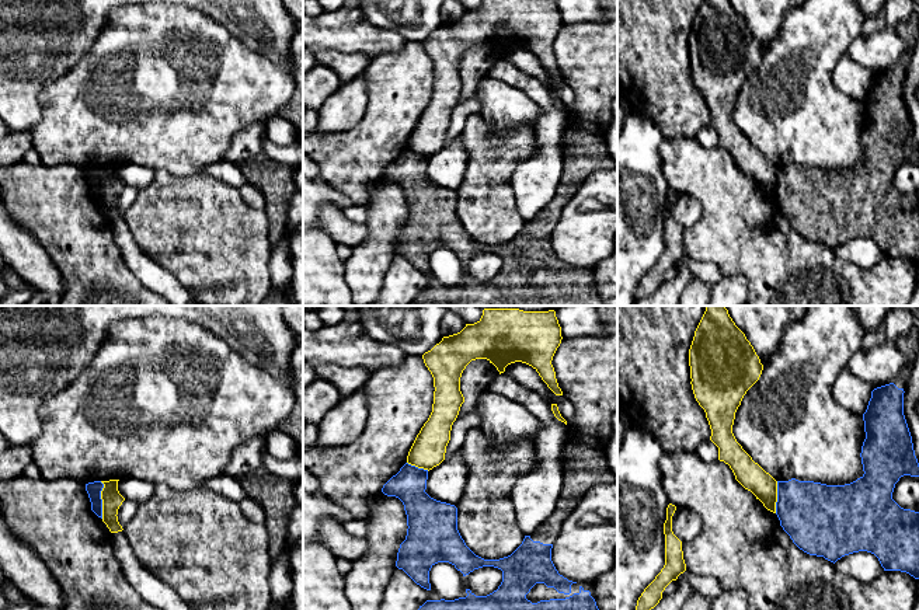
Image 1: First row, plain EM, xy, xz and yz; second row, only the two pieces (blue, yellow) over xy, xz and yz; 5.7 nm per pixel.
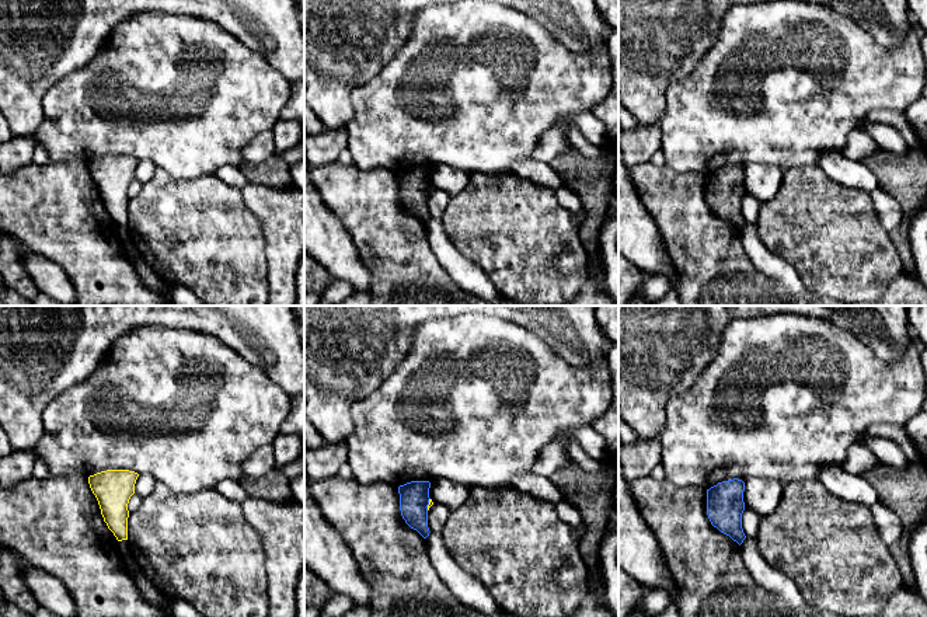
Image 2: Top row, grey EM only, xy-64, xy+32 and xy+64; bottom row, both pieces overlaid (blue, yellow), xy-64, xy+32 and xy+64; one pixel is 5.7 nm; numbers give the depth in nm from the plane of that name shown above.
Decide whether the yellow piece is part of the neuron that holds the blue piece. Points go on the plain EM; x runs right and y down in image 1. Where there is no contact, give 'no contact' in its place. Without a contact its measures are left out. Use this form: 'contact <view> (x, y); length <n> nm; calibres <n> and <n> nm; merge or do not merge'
contact xy (101, 185); length 220 nm; calibres 80 and 110 nm; do not merge

